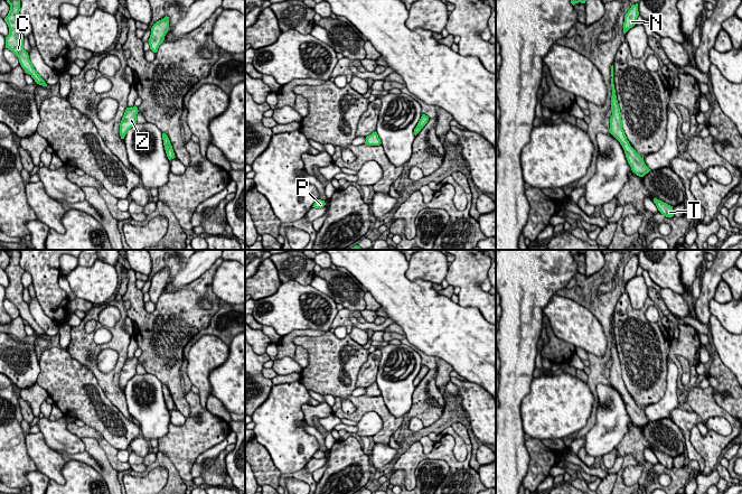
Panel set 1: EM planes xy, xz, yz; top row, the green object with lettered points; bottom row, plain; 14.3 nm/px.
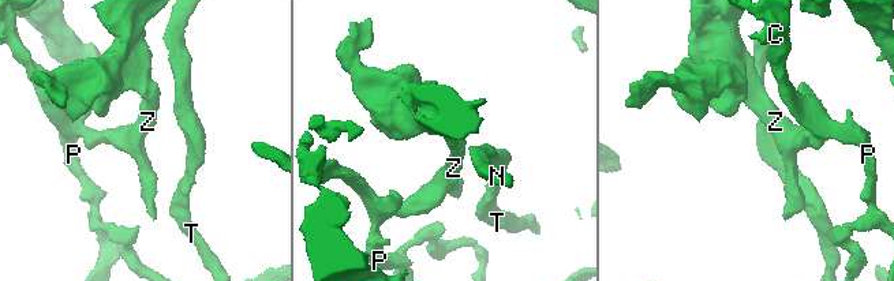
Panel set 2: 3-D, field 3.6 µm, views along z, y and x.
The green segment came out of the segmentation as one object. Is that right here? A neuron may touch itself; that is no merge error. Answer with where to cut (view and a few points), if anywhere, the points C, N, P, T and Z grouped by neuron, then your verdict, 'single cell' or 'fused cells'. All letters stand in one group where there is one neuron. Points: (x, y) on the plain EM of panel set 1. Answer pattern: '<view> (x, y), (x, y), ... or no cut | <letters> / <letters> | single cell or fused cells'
no cut | C N P T Z | single cell

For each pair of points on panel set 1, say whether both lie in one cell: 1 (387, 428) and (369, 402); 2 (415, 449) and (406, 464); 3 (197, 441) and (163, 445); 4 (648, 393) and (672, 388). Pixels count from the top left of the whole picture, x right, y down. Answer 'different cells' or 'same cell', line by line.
1: same cell
2: same cell
3: same cell
4: different cells

